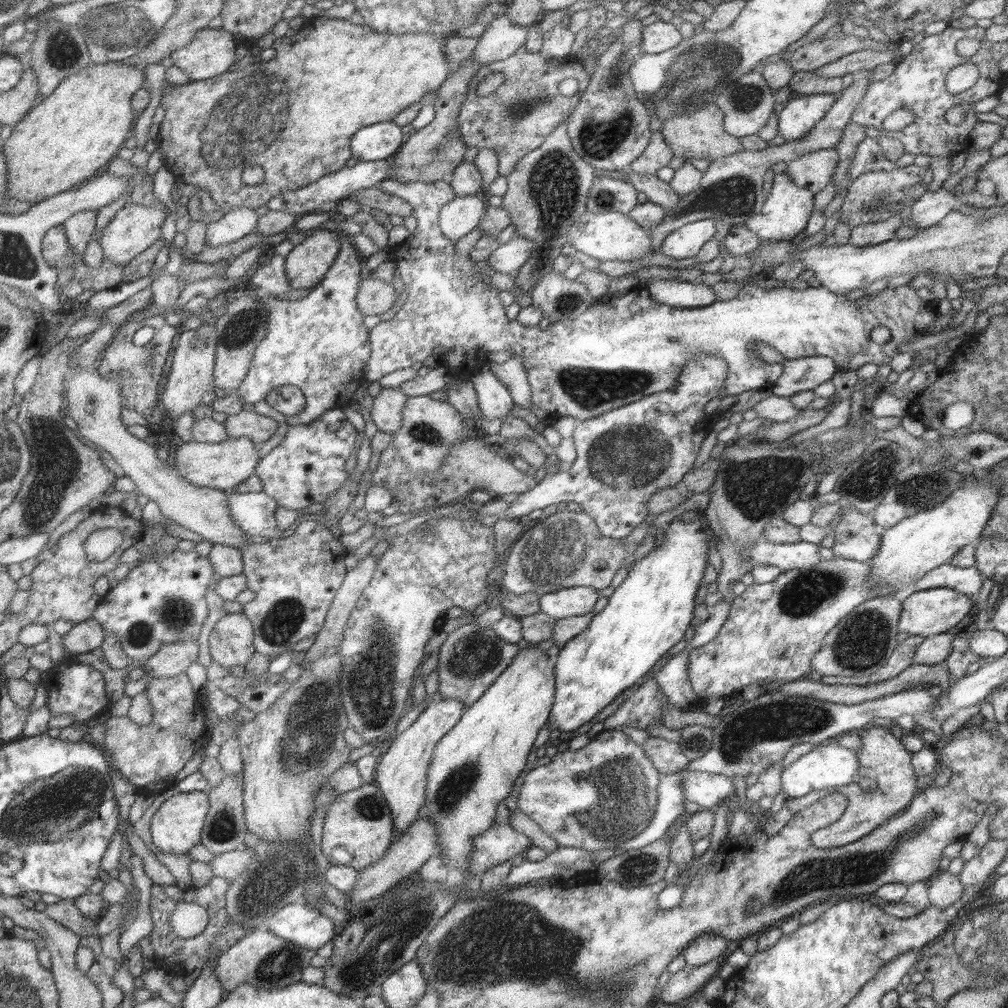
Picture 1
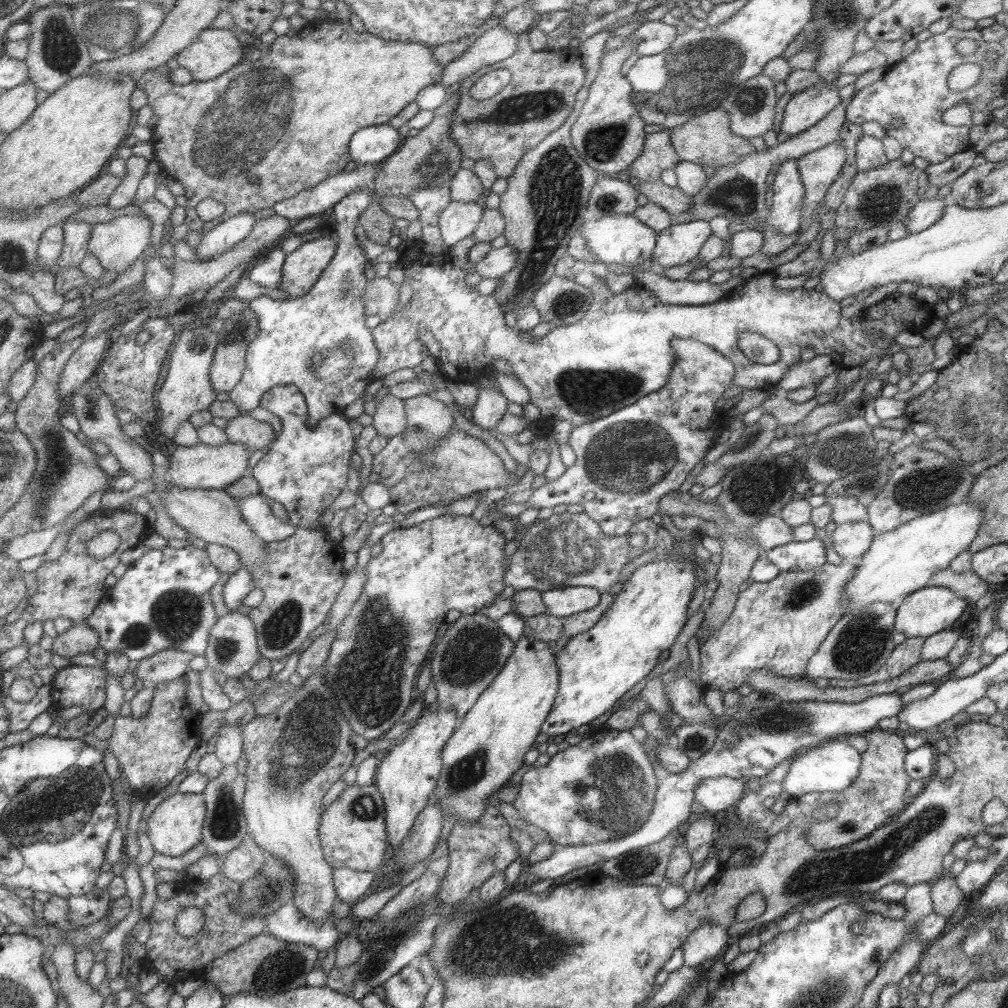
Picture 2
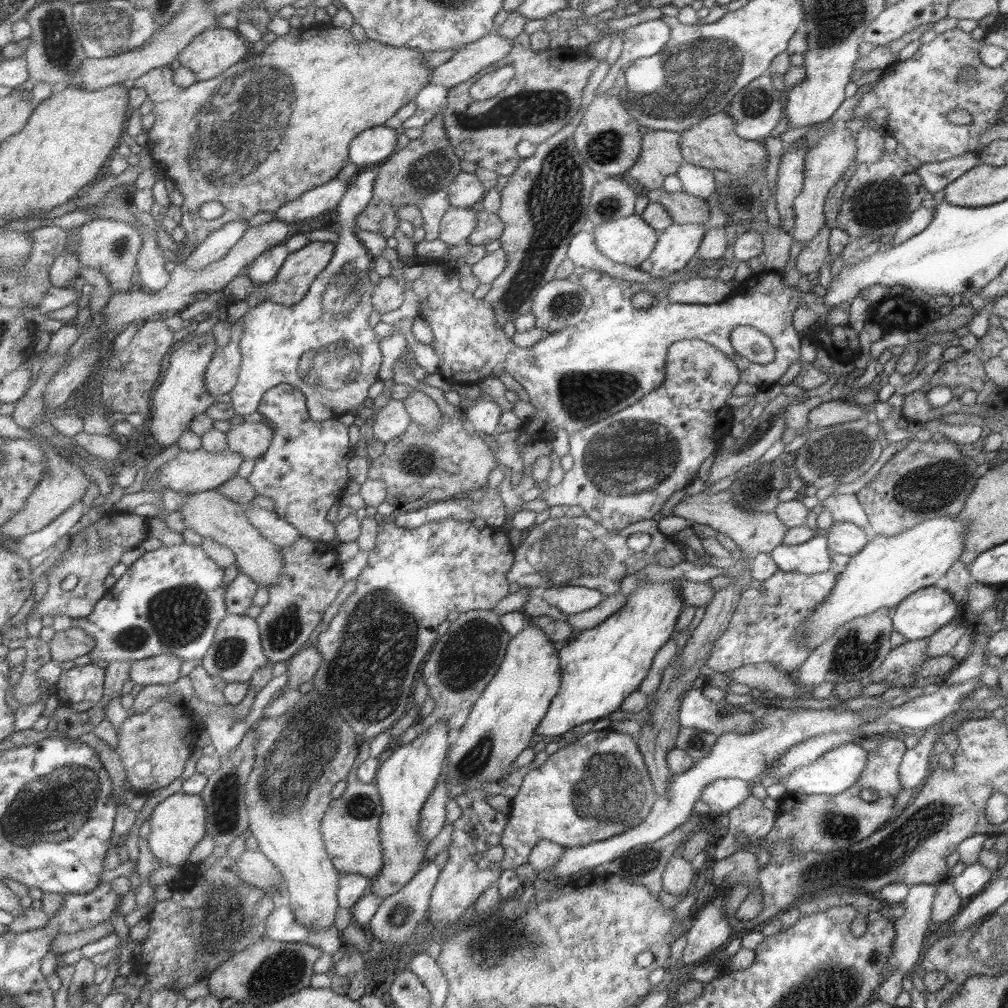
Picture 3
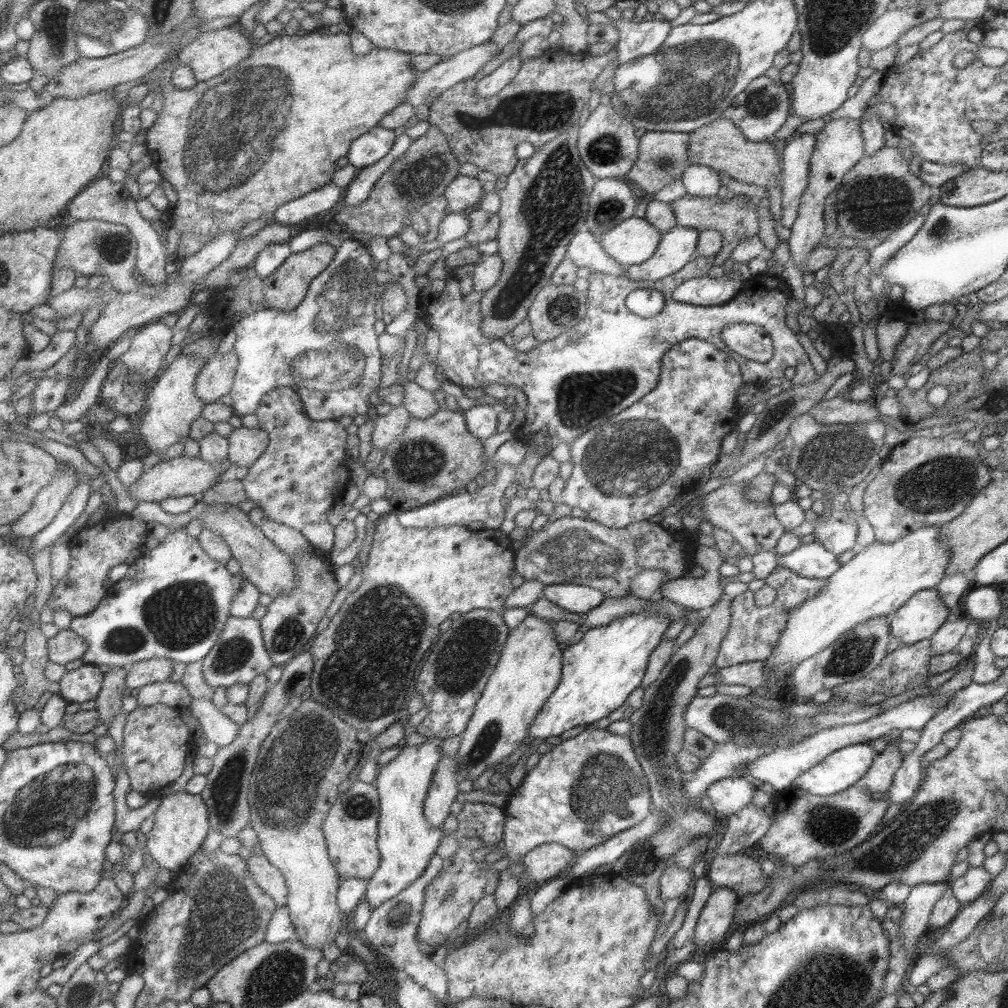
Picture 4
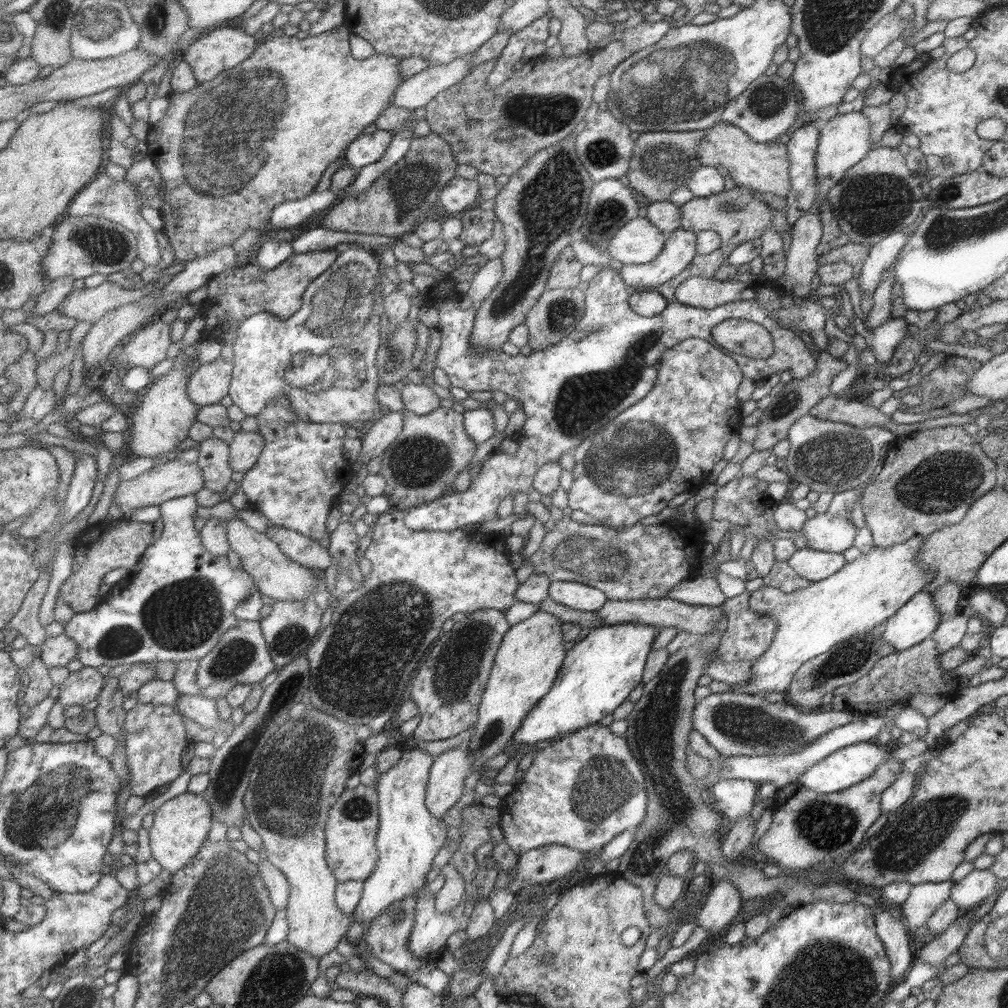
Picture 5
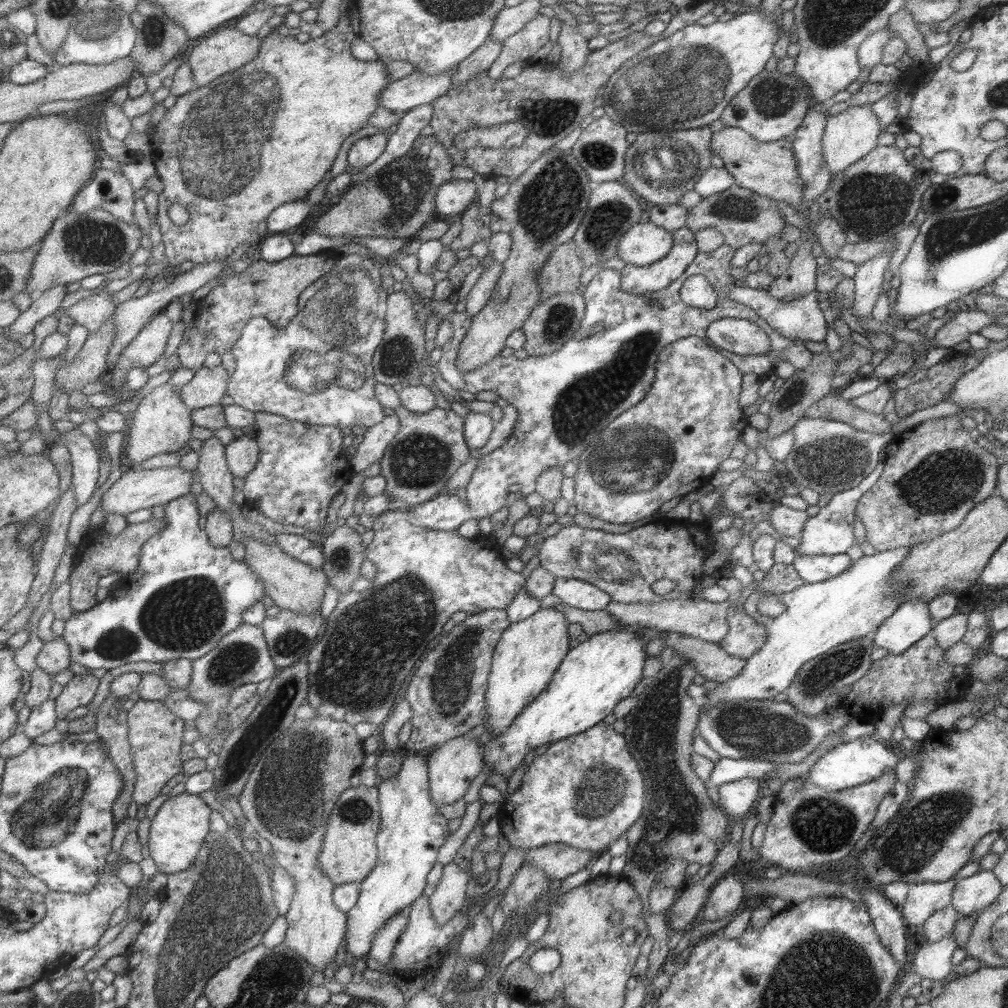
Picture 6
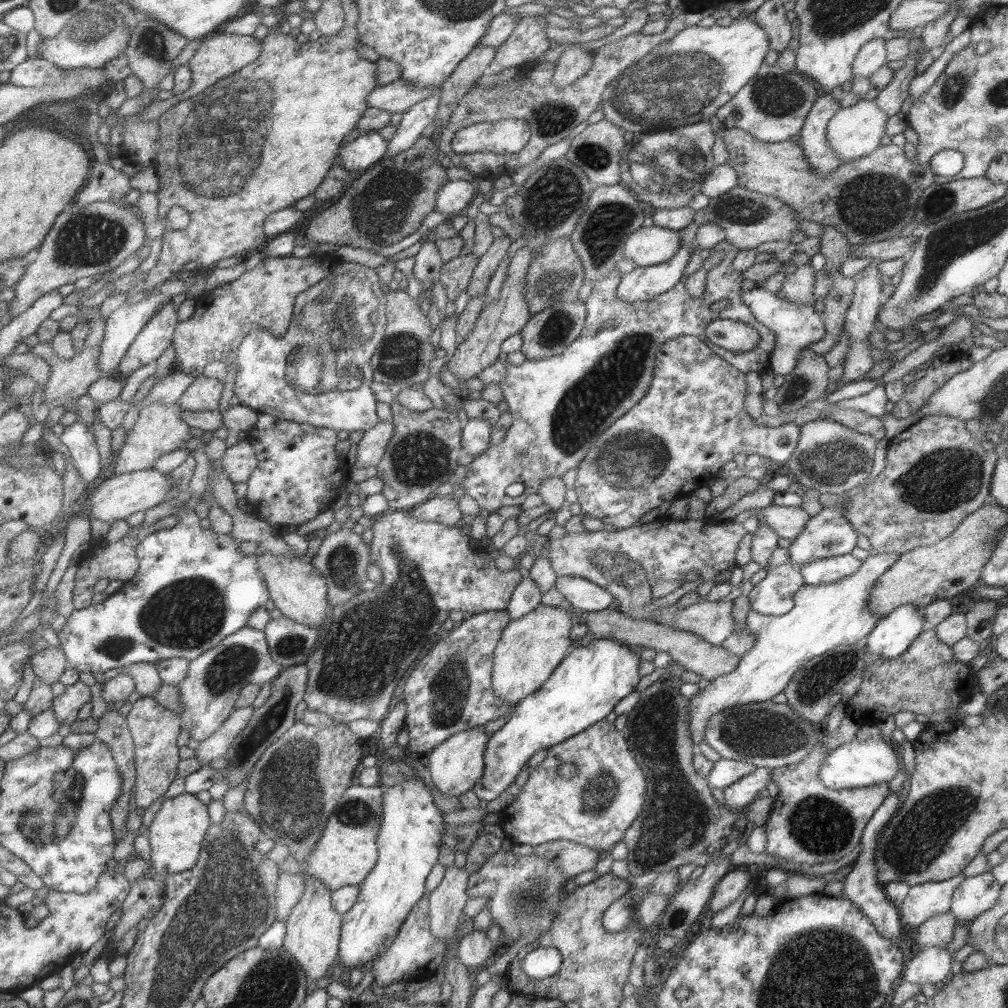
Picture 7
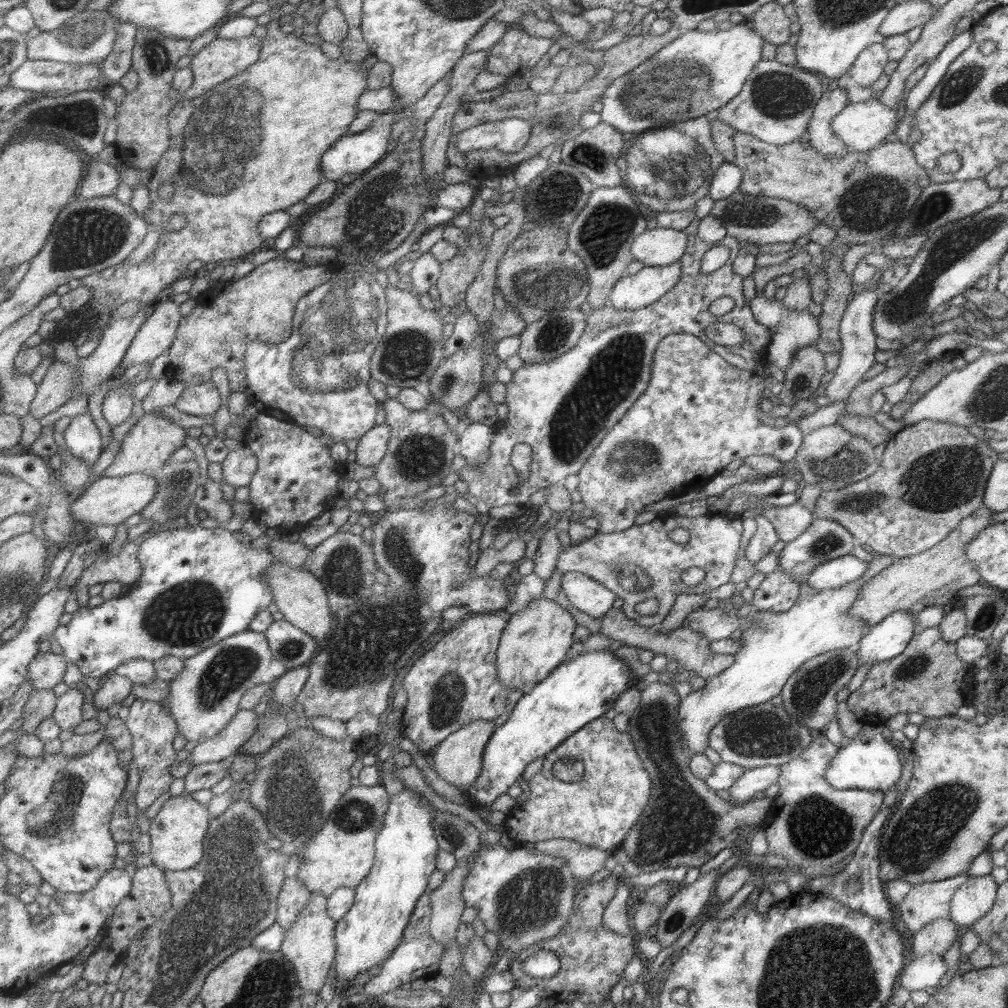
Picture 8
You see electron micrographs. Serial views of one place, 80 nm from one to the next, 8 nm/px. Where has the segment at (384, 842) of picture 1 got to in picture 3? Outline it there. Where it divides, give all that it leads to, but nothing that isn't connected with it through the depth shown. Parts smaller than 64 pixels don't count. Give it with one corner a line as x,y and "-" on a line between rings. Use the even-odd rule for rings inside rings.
346,776
343,793
329,803
325,816
321,819
321,838
333,868
343,875
358,873
372,880
383,867
380,847
381,802
377,787
373,782
365,784
353,776

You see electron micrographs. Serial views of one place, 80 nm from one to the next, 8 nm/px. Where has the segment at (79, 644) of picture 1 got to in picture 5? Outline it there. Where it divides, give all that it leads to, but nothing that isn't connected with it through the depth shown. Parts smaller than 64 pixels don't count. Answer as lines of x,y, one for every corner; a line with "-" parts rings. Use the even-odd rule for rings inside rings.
66,633
48,637
40,646
40,661
48,670
66,667
75,658
76,646

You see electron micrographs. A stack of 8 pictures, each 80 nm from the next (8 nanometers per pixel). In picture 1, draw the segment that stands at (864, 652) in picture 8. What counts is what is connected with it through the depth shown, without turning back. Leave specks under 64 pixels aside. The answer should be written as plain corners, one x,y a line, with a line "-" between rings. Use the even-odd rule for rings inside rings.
928,588
927,590
913,591
901,603
900,615
896,629
898,632
906,632
908,636
938,635
951,627
960,626
965,616
973,606
973,596
959,594
951,588

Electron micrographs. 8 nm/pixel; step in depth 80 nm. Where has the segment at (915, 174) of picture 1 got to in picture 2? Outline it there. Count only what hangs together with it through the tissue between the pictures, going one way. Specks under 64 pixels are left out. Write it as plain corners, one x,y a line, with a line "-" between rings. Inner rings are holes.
900,159
888,160
884,165
856,171
841,204
836,208
835,228
852,233
875,225
898,223
923,198
927,187
925,173
913,163
903,163

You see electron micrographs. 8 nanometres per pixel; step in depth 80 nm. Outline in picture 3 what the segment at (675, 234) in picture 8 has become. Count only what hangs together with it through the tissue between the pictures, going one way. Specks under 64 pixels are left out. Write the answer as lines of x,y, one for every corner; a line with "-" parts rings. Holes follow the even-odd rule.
634,214
589,228
603,256
629,267
636,267
650,255
658,237
651,225

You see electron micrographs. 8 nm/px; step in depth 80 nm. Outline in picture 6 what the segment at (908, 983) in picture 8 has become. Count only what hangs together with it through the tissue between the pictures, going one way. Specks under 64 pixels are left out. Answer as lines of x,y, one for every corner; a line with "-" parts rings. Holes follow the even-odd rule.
953,934
935,943
923,944
914,954
911,970
921,979
942,981
953,968
949,960
956,949

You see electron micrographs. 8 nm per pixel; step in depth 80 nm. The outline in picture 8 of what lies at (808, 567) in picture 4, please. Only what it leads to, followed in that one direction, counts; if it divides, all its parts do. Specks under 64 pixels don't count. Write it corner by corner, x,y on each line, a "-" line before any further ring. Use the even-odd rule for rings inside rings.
851,554
835,557
816,566
805,583
816,590
837,590
848,582
855,582
867,570
868,563

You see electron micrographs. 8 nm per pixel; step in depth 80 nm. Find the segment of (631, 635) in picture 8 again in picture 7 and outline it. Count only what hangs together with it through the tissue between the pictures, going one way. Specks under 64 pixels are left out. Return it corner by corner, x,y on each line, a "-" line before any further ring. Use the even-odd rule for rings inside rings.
607,607
599,612
583,612
572,608
568,613
571,618
577,617
594,638
612,638
615,642
622,642
631,648
652,648
655,652
667,652
671,656
672,662
681,665
685,671
699,675
701,679
710,681
719,676
725,676
739,664
740,657
723,650
720,645
709,644
700,636
691,634
686,630
679,630
651,620
632,619
624,615
619,609

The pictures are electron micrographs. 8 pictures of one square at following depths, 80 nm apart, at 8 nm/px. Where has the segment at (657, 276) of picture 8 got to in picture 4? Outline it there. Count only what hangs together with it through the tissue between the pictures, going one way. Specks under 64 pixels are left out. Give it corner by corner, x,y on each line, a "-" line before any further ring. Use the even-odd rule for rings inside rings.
676,224
661,235
655,252
645,262
625,267
624,274
633,282
655,282
677,272
695,255
698,231

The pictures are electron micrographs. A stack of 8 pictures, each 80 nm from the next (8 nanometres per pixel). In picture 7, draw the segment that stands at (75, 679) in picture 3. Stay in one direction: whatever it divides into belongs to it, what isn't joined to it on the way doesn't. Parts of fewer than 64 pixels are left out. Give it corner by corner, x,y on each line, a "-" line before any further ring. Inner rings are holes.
81,681
67,685
64,691
52,700
50,709
55,713
59,724
69,725
75,722
79,708
91,697
90,688

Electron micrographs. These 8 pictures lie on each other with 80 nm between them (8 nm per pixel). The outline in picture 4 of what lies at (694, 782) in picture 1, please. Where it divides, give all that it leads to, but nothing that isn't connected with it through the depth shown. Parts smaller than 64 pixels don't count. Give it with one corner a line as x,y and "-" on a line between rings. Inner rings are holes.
725,777
708,786
702,796
712,802
711,812
719,818
733,816
750,804
758,784
745,777

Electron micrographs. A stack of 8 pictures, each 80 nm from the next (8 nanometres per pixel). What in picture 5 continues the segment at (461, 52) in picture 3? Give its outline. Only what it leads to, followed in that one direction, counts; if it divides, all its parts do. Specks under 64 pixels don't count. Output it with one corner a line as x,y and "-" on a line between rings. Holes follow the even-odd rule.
471,54
448,64
424,68
403,79
392,90
389,104
409,110
424,107
436,94
459,82
471,69

